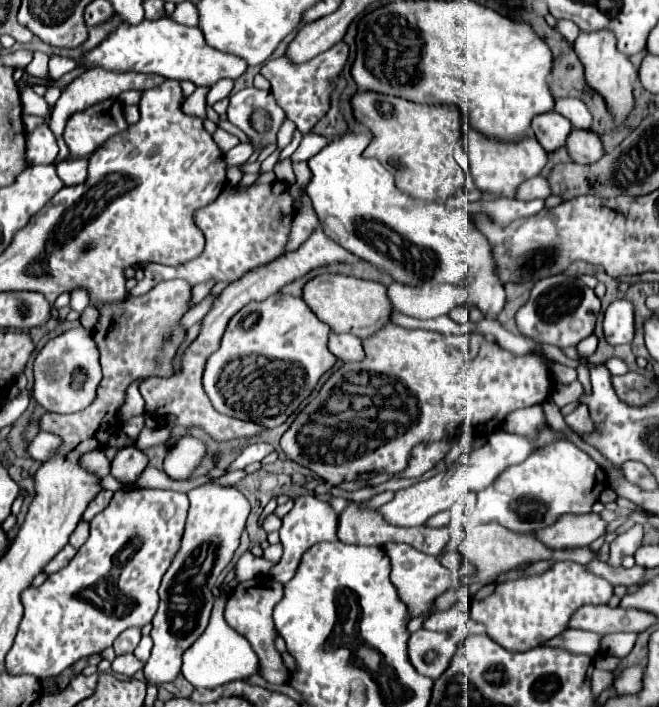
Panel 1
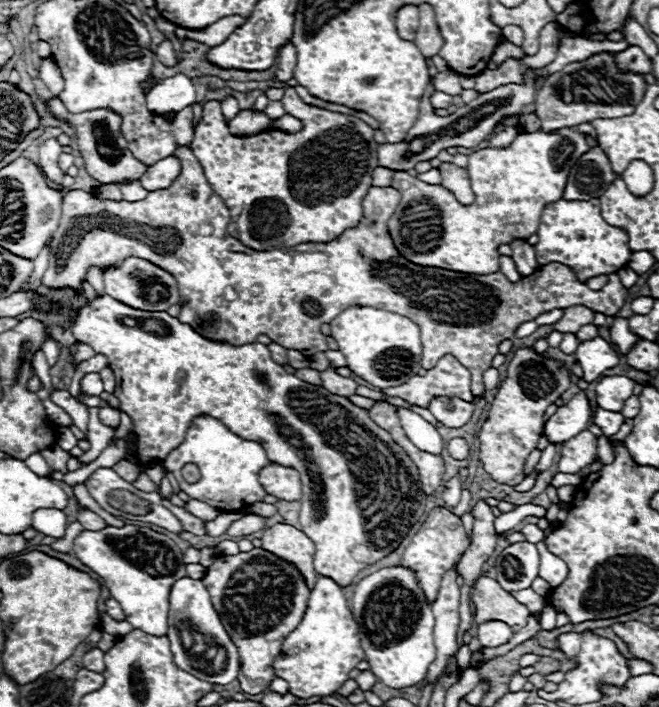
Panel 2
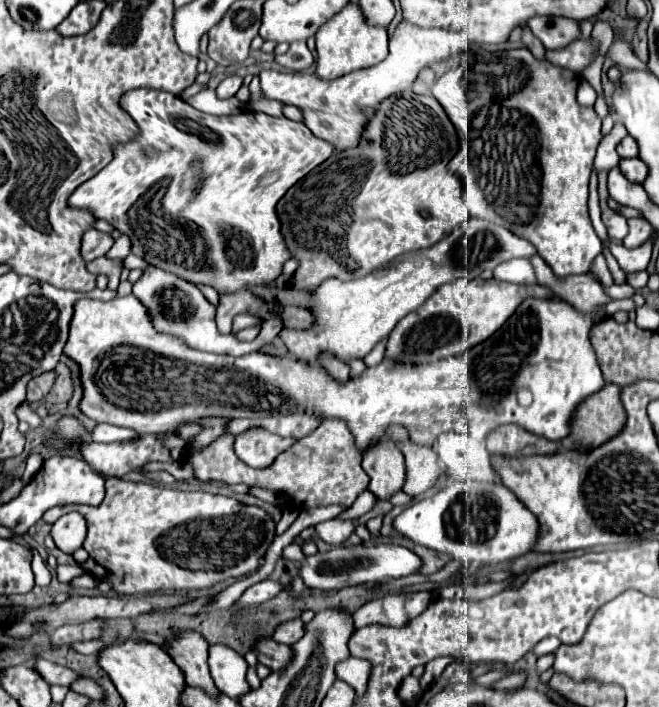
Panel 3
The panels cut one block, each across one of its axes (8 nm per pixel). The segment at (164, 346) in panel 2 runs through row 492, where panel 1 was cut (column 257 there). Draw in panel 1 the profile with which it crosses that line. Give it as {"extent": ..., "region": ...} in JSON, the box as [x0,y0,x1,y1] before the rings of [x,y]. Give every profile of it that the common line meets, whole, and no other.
{"extent":[204,294,334,428],"region":[[[274,294],[262,302],[250,302],[240,308],[220,340],[220,348],[208,358],[204,370],[204,390],[212,406],[232,418],[250,420],[266,428],[276,428],[296,412],[300,402],[314,390],[320,376],[334,366],[334,354],[326,346],[330,326],[320,322],[302,298]]]}

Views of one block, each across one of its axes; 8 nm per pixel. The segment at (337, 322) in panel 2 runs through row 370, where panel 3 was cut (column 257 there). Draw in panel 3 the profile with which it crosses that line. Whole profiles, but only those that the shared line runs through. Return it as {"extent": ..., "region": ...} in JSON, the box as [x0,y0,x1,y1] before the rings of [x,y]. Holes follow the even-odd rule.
{"extent":[64,294,604,450],"region":[[[132,294],[124,298],[116,296],[110,302],[80,298],[74,306],[72,318],[74,322],[70,320],[70,338],[66,342],[64,354],[80,368],[80,412],[94,422],[108,422],[114,426],[130,428],[138,434],[166,432],[178,424],[204,416],[264,418],[310,410],[322,418],[344,418],[360,450],[380,438],[388,438],[386,426],[390,424],[406,426],[410,440],[422,446],[432,446],[436,436],[442,432],[466,432],[466,426],[470,436],[484,440],[490,430],[502,424],[520,424],[532,434],[560,442],[570,434],[570,418],[576,406],[604,386],[596,354],[590,346],[594,314],[584,314],[566,300],[556,298],[526,298],[498,332],[460,356],[422,366],[404,366],[386,360],[374,368],[366,368],[360,378],[348,380],[344,386],[330,378],[328,372],[320,366],[308,366],[290,356],[276,358],[254,352],[242,358],[232,358],[192,350],[170,334],[158,334],[148,318],[148,310]],[[118,346],[130,346],[144,352],[112,352]],[[520,390],[528,390],[532,394],[530,406],[522,406],[518,402]]]}

